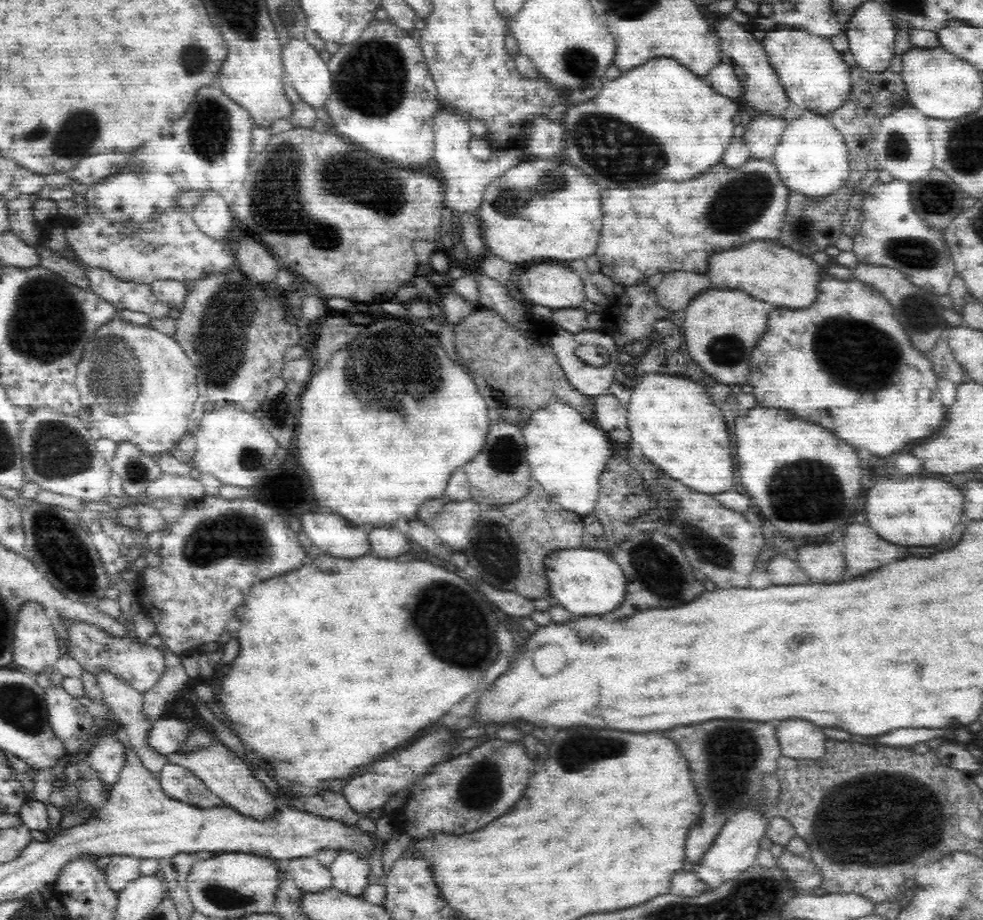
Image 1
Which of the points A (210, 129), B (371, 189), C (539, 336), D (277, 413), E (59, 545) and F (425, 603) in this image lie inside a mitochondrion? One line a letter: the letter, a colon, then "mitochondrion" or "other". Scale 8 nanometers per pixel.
A: mitochondrion
B: mitochondrion
C: mitochondrion
D: mitochondrion
E: mitochondrion
F: mitochondrion

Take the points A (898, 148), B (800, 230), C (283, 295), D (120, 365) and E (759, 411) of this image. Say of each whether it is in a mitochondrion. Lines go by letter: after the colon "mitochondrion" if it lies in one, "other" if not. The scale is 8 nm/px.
A: mitochondrion
B: mitochondrion
C: other
D: mitochondrion
E: other

